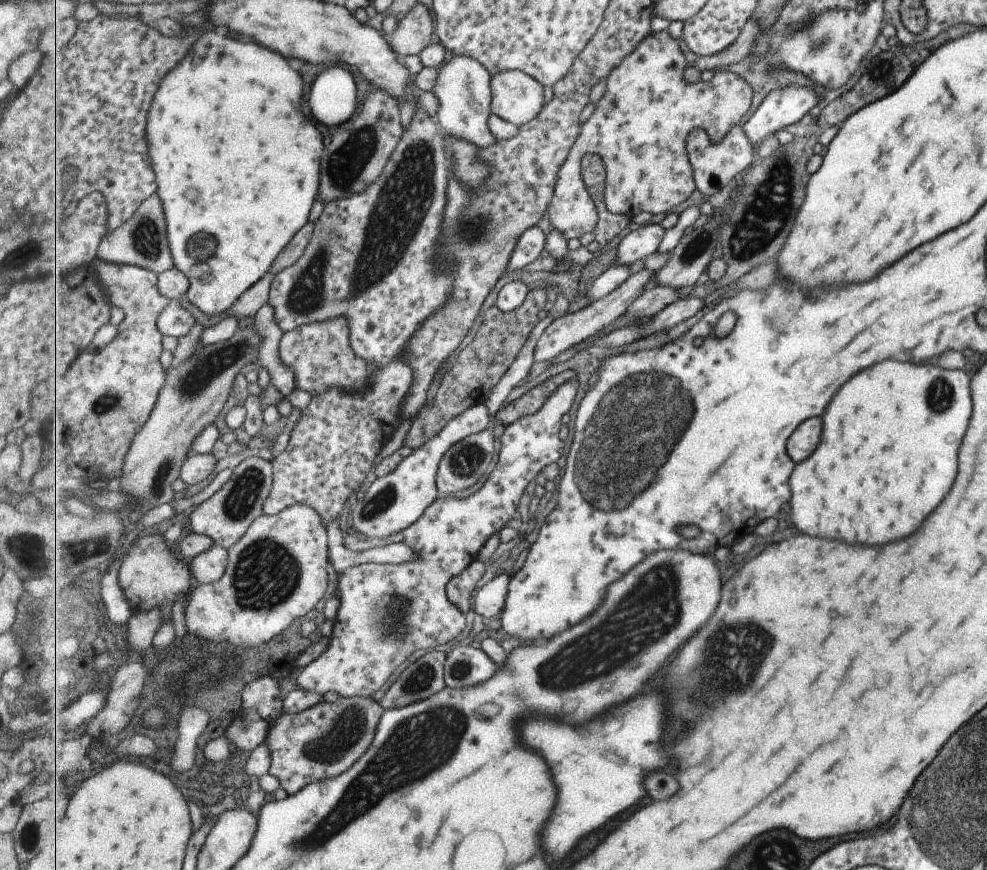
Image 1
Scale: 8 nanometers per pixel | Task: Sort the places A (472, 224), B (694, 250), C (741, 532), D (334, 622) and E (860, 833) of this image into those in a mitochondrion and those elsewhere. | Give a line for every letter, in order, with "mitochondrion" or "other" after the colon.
A: mitochondrion
B: mitochondrion
C: other
D: other
E: other

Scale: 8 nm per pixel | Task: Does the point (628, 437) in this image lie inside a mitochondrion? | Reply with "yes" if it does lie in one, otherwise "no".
yes

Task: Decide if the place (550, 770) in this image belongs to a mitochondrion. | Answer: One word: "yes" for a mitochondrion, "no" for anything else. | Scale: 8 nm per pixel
no

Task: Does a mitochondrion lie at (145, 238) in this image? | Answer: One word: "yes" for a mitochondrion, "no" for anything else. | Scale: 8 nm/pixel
yes

